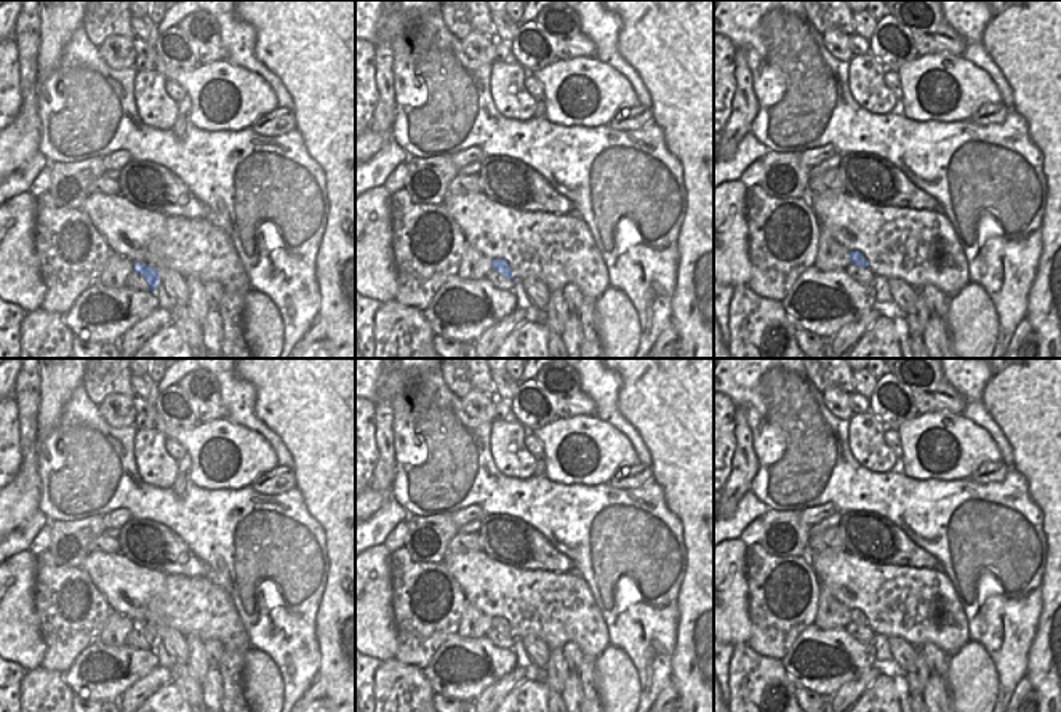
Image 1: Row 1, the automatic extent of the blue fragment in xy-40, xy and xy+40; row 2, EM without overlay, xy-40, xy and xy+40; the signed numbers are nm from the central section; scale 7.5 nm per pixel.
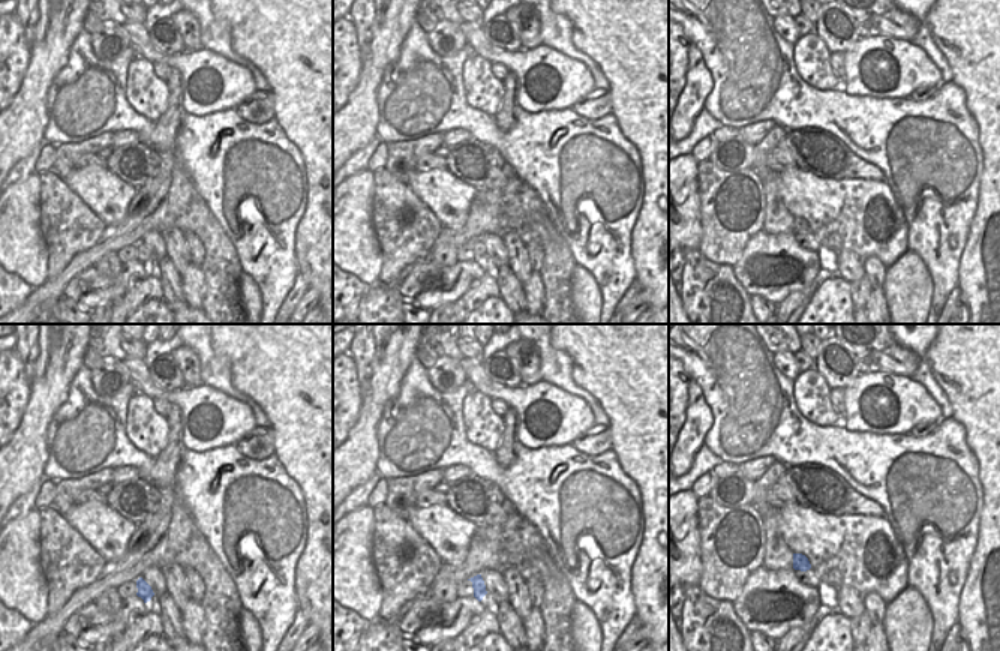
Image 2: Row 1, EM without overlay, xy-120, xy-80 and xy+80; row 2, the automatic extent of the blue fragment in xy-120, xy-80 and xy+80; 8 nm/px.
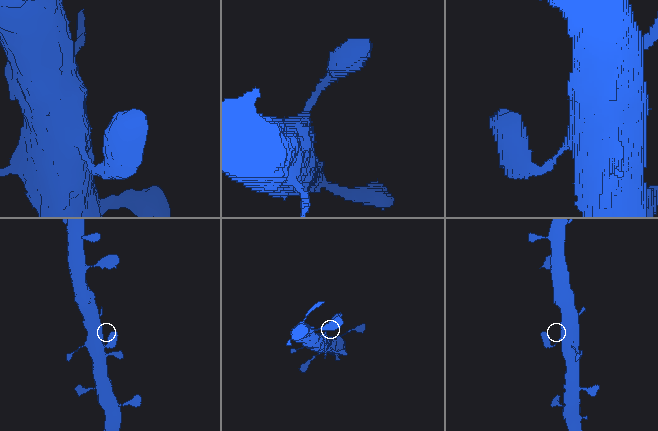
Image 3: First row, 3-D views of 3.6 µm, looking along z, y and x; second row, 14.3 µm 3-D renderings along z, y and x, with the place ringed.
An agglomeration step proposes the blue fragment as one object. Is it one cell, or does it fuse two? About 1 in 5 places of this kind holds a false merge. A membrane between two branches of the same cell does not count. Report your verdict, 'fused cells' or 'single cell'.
single cell

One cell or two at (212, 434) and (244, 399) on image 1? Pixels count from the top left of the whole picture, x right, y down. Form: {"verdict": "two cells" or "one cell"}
{"verdict": "two cells"}

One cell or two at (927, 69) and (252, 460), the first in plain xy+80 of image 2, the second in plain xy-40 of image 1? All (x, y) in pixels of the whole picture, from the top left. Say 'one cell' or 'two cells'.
one cell

